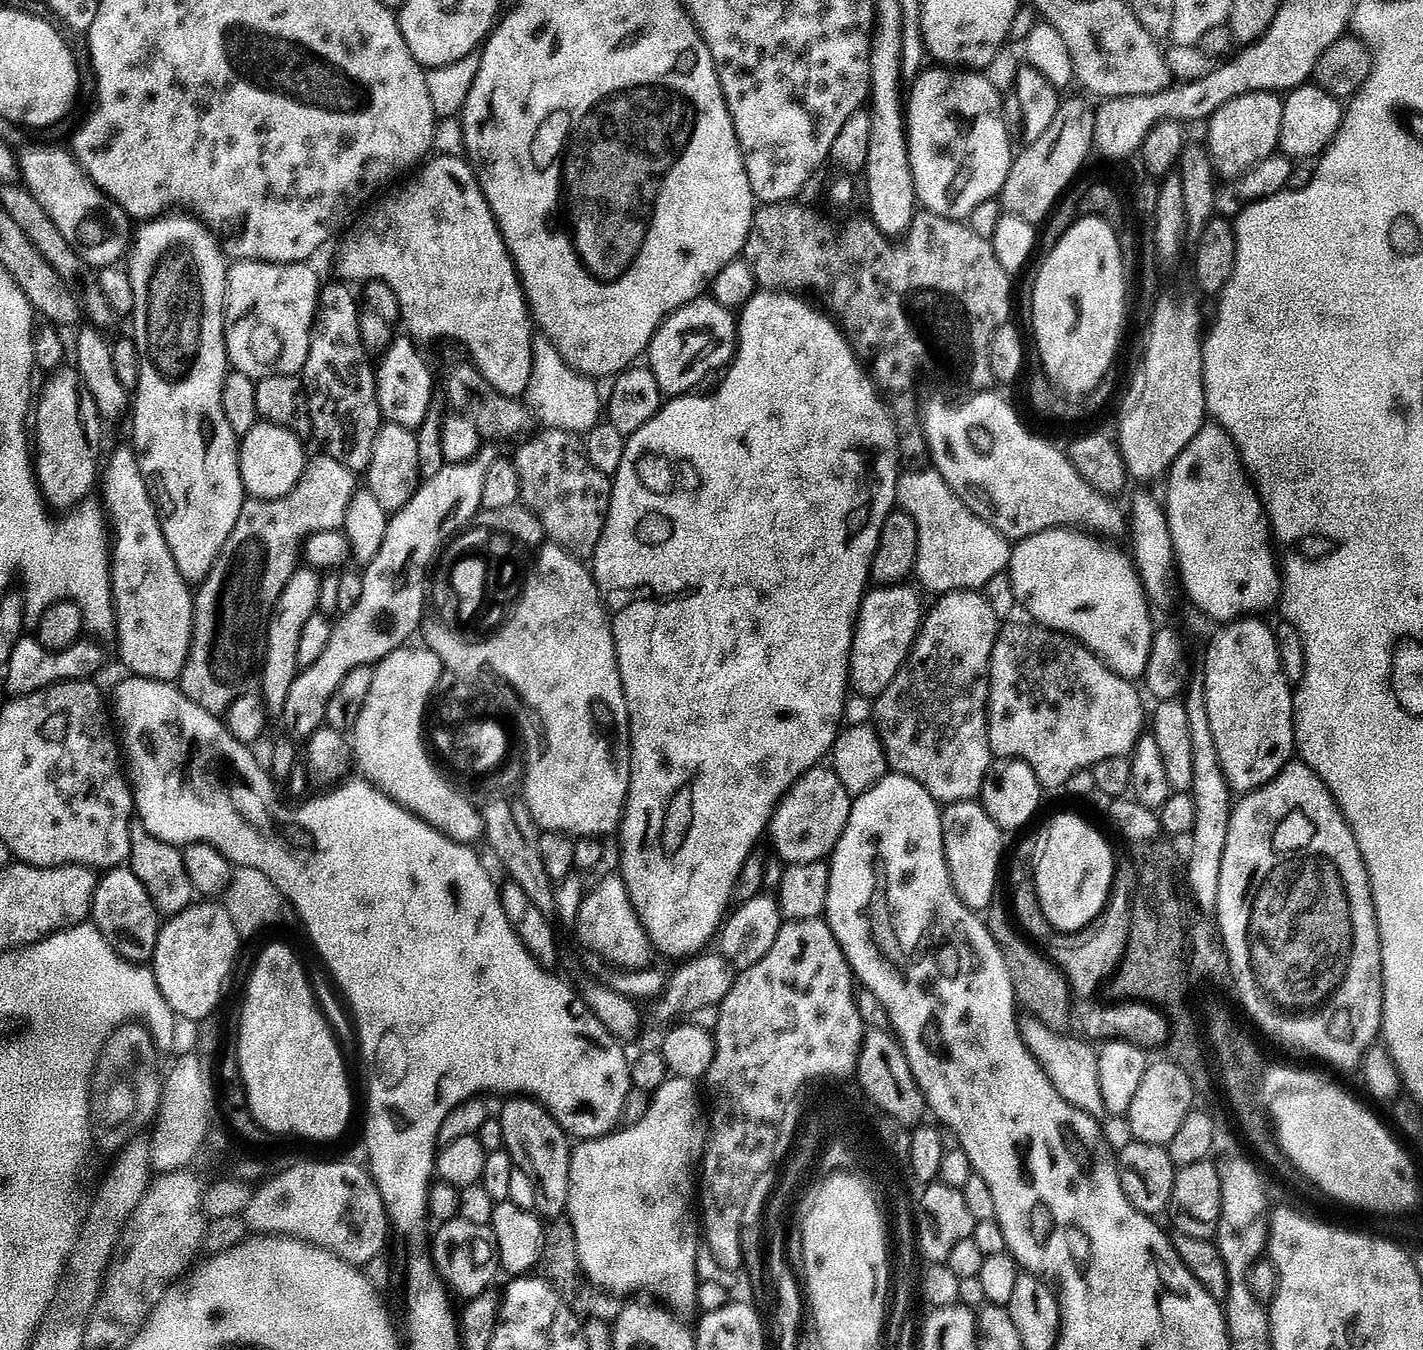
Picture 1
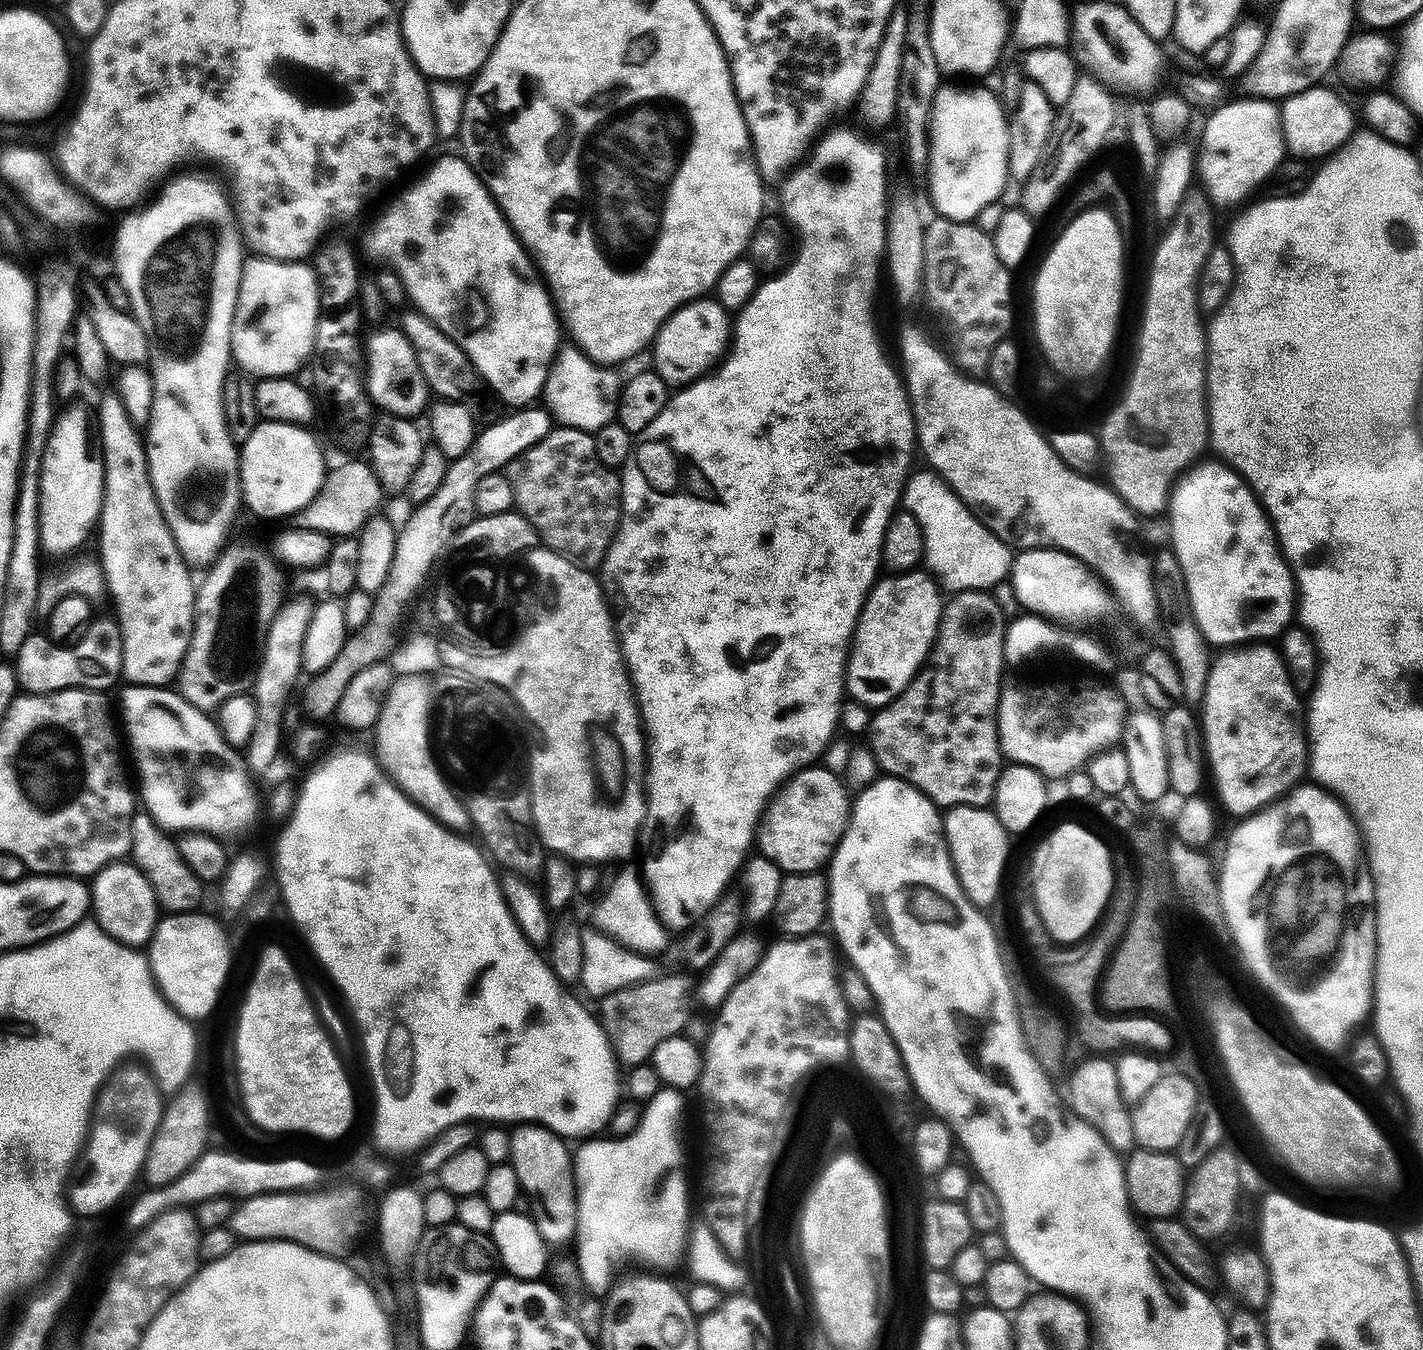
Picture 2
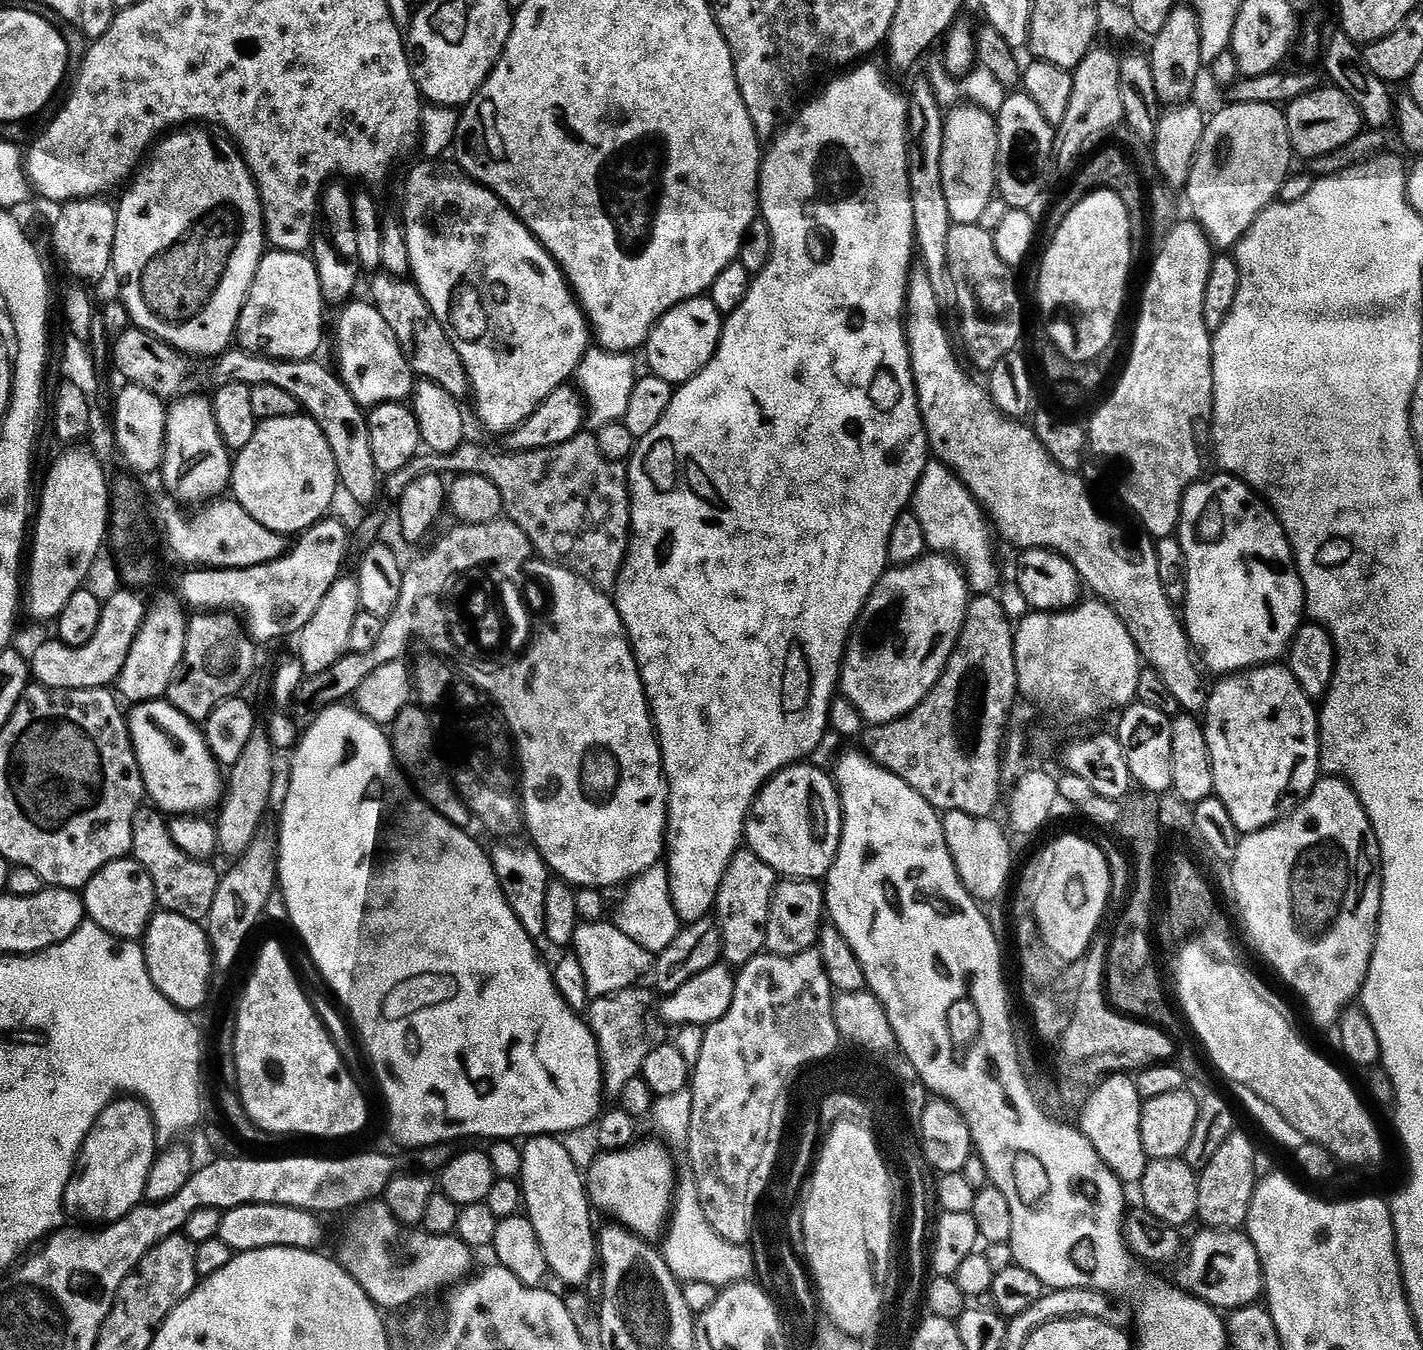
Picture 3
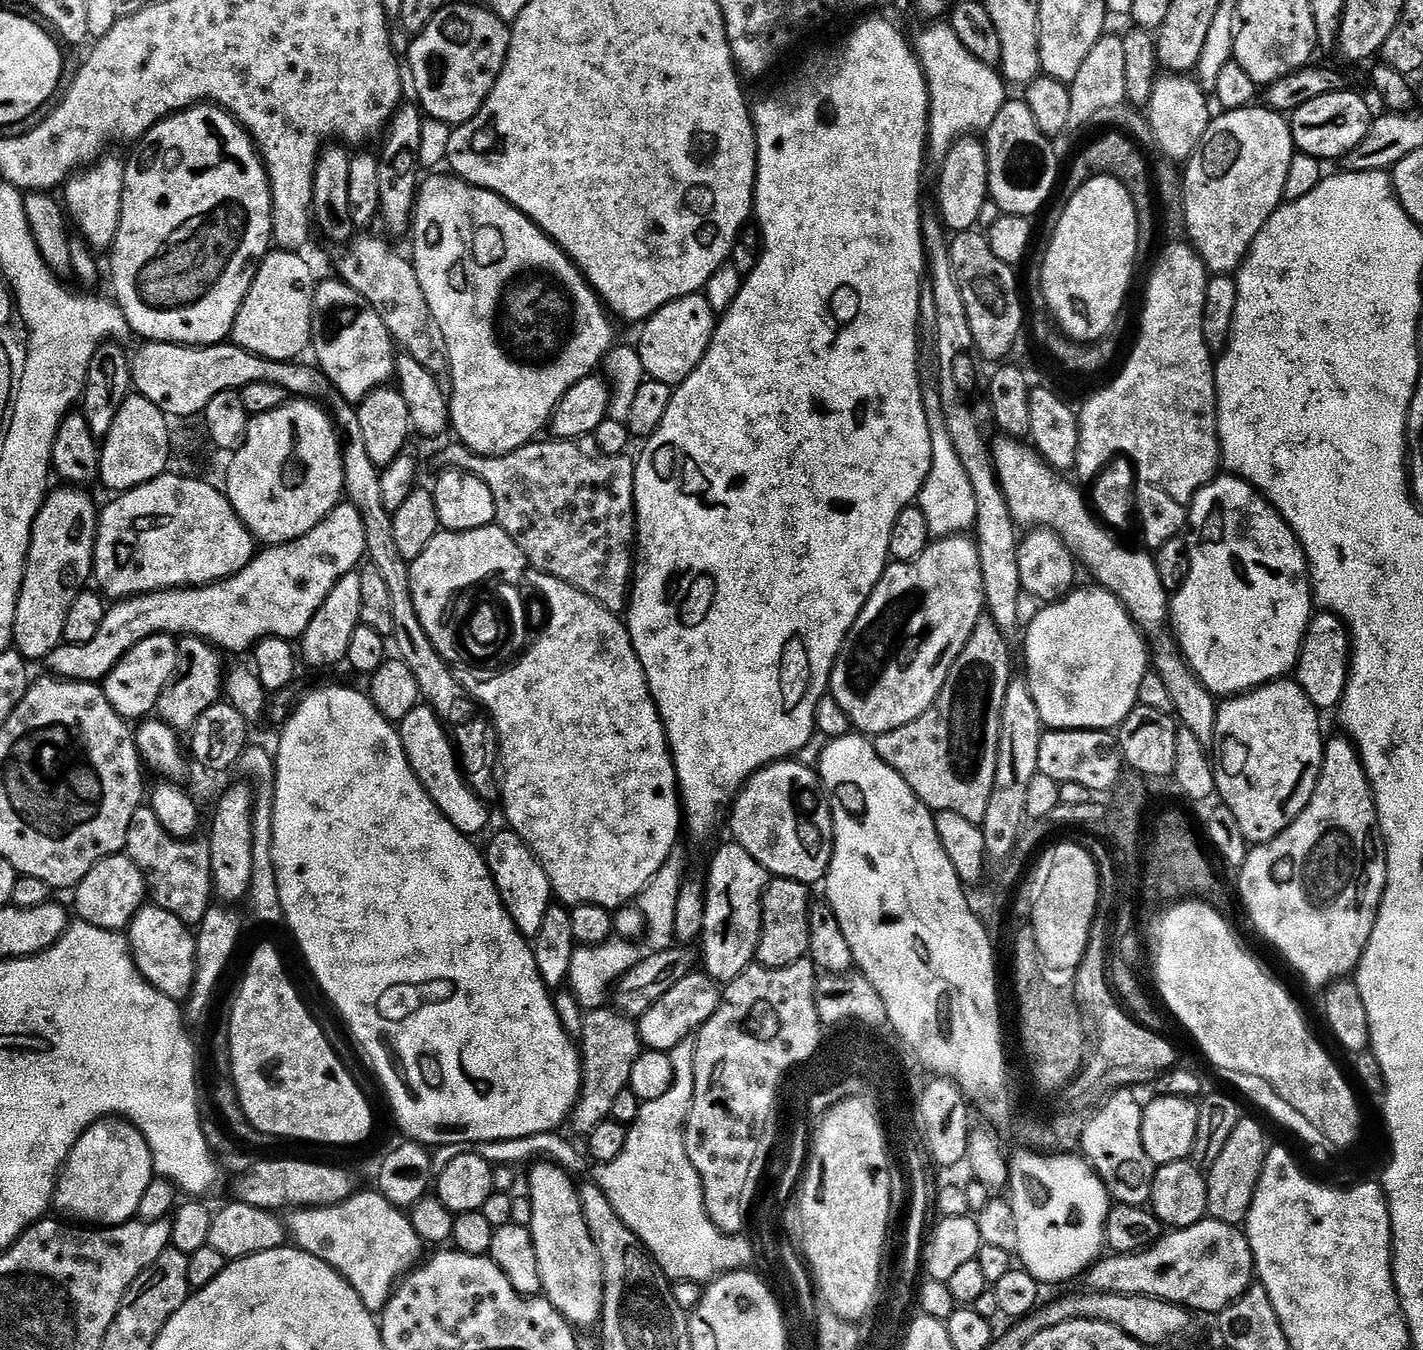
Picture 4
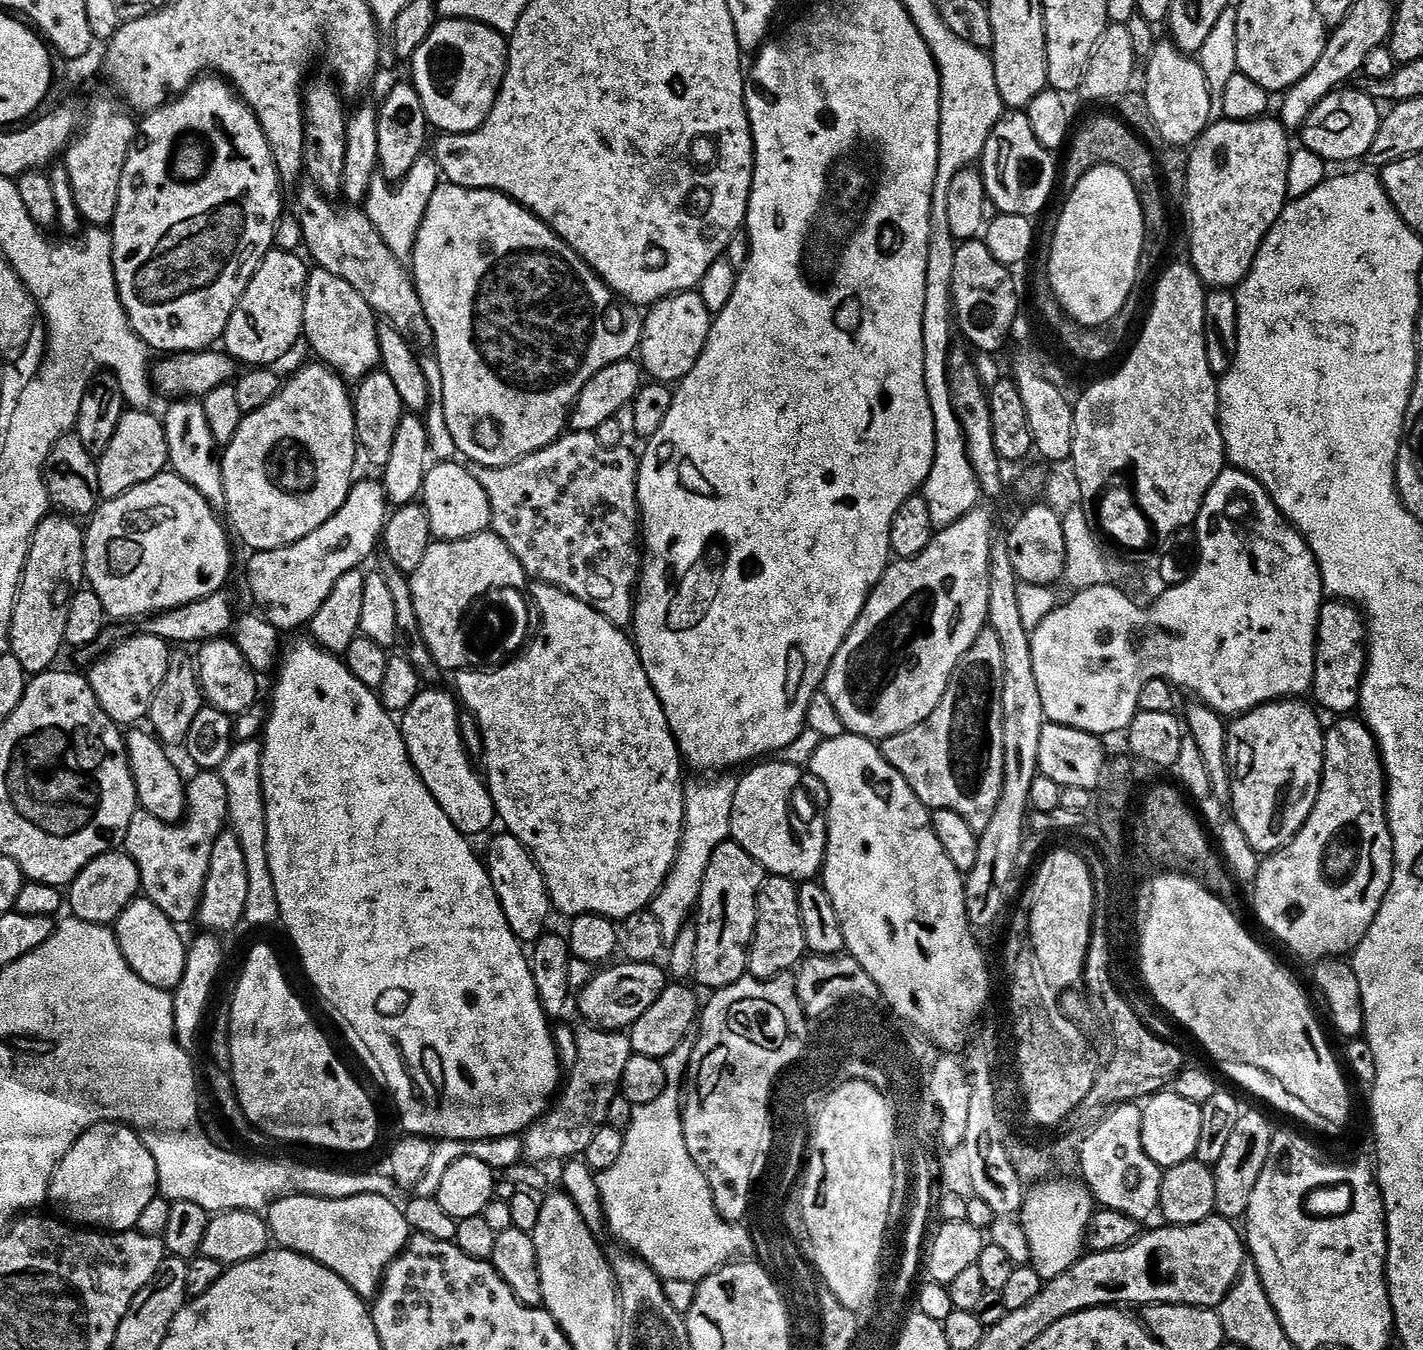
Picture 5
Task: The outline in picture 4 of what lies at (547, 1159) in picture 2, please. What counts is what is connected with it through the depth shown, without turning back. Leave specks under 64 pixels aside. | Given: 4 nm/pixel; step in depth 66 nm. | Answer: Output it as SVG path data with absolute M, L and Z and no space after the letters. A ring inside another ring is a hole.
M536 1162L529 1168L532 1169L528 1172L526 1195L532 1204L530 1227L534 1238L534 1250L538 1254L538 1270L542 1270L543 1295L567 1318L568 1323L577 1329L592 1328L595 1324L597 1327L604 1315L604 1271L600 1255L594 1246L594 1238L590 1238L590 1230L582 1214L577 1181L560 1165L551 1162Z

